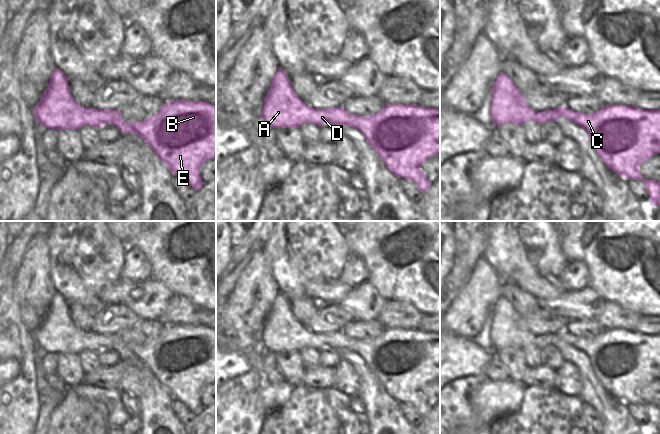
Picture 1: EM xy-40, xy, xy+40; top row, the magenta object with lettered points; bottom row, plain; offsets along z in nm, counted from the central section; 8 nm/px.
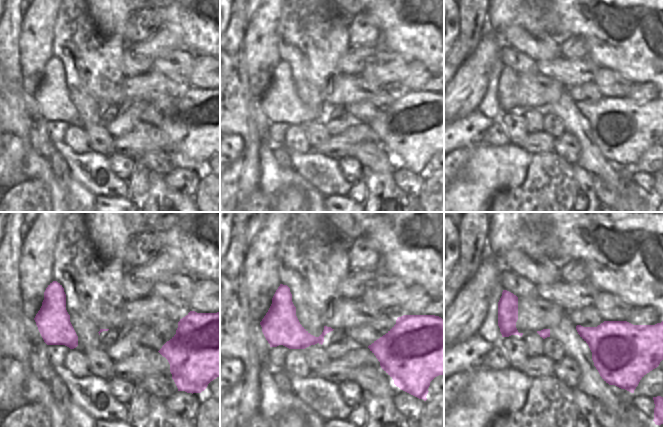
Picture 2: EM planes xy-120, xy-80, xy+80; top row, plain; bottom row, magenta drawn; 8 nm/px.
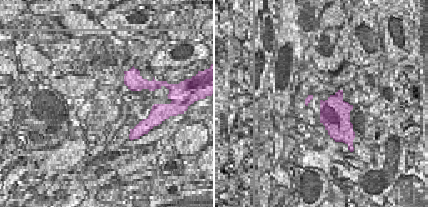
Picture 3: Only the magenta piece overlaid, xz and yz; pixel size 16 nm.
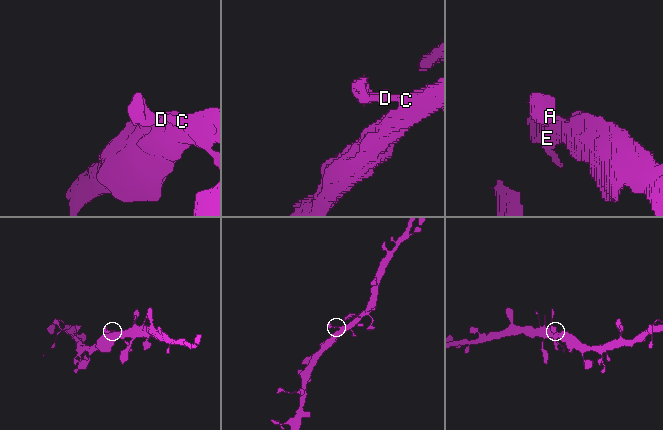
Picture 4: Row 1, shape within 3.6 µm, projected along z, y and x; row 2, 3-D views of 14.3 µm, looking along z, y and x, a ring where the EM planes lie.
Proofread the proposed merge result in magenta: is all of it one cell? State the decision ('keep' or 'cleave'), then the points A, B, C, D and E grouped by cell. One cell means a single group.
keep; A B C D E

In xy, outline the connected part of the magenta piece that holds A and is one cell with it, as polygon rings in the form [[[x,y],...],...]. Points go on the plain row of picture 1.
[[[281,292],[272,303],[262,331],[262,343],[269,352],[300,352],[303,348],[332,348],[337,351],[351,350],[359,354],[374,373],[388,394],[399,402],[411,404],[424,418],[429,406],[420,391],[431,381],[440,380],[440,334],[423,332],[418,328],[405,330],[389,328],[377,338],[357,340],[349,338],[342,330],[317,334],[303,326],[290,309],[287,297]]]

